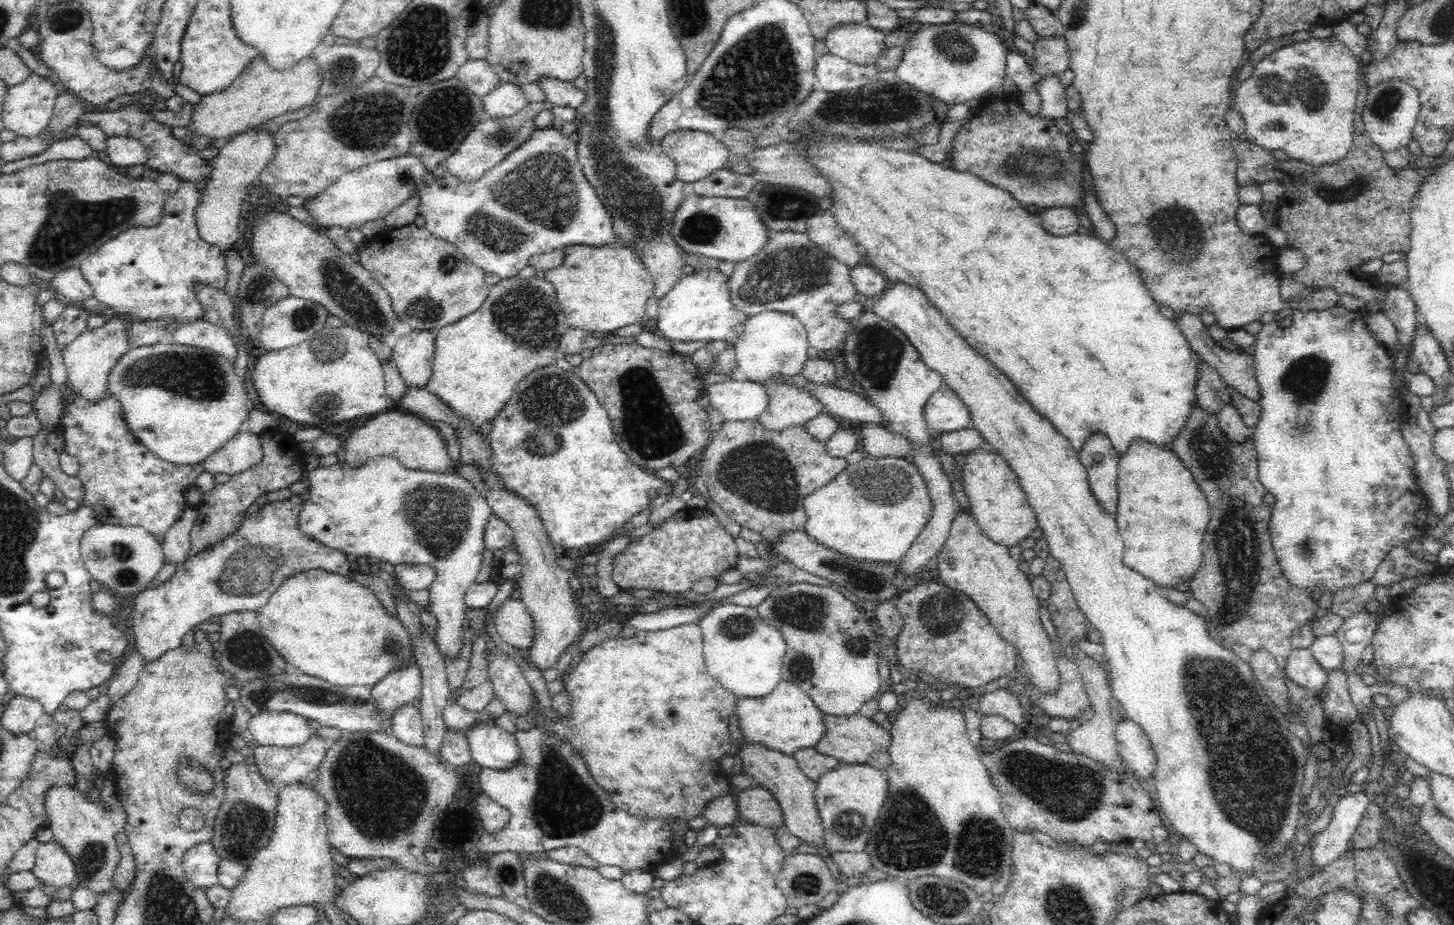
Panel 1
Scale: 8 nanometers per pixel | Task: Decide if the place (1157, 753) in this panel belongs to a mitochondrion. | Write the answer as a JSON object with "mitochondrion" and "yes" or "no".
{"mitochondrion":"no"}

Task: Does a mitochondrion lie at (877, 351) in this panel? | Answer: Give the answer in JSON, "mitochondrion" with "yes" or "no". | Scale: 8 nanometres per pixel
{"mitochondrion":"yes"}

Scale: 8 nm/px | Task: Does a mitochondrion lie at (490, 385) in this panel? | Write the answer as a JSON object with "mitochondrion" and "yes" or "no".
{"mitochondrion":"no"}

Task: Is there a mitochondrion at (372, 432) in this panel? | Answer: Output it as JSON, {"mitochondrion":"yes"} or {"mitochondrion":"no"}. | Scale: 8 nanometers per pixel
{"mitochondrion":"no"}

